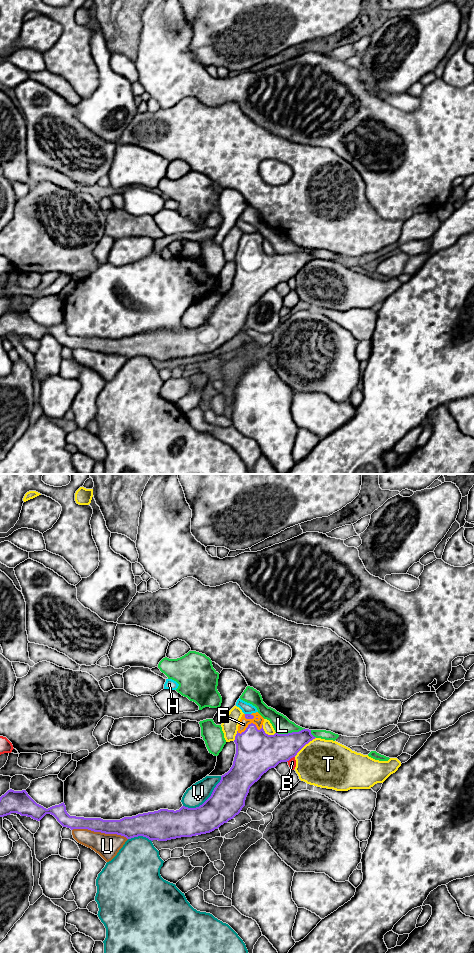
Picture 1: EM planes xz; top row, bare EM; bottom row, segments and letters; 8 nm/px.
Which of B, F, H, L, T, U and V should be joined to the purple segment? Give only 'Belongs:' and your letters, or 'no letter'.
Belongs: F

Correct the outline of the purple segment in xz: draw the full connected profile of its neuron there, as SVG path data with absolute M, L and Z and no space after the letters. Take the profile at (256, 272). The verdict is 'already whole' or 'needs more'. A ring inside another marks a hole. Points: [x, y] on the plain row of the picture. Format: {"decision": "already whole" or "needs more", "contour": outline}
{"decision": "needs more", "contour": "M258 233L243 234L235 256L236 274L230 290L221 296L220 302L214 308L211 316L199 327L182 326L179 330L160 329L154 332L124 337L120 340L103 340L101 338L84 338L70 336L63 323L48 329L37 324L26 312L8 310L0 317L0 337L17 333L40 341L46 334L53 335L63 346L73 349L88 349L105 354L117 354L131 359L143 356L149 360L167 361L181 357L192 357L206 354L218 349L224 343L233 339L245 326L245 320L250 307L257 302L269 289L275 288L281 282L287 282L310 261L315 259L311 250L303 249L288 254L268 255L263 249L264 238Z"}

